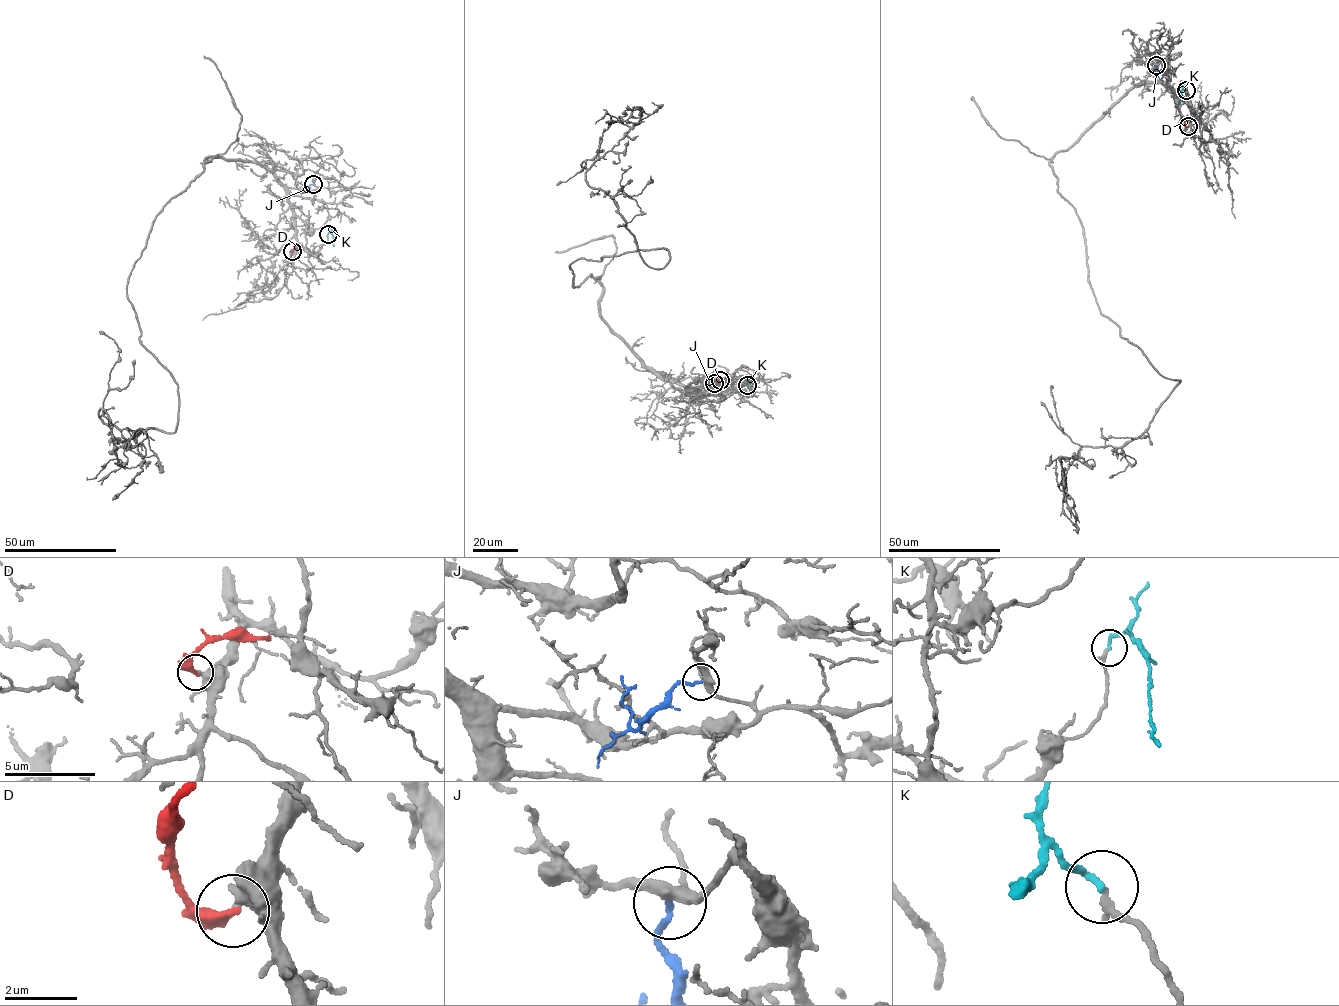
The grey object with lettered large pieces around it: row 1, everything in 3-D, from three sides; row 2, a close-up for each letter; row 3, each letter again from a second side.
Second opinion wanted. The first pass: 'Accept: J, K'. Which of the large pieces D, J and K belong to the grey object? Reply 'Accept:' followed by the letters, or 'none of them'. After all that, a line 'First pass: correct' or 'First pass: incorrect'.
Accept: J, K
First pass: correct

